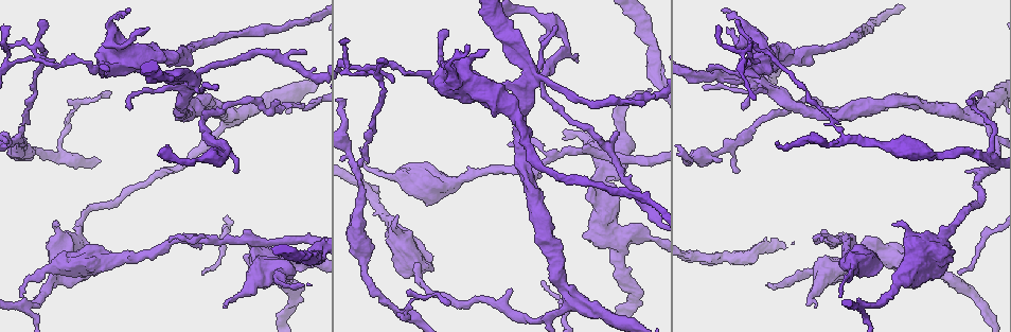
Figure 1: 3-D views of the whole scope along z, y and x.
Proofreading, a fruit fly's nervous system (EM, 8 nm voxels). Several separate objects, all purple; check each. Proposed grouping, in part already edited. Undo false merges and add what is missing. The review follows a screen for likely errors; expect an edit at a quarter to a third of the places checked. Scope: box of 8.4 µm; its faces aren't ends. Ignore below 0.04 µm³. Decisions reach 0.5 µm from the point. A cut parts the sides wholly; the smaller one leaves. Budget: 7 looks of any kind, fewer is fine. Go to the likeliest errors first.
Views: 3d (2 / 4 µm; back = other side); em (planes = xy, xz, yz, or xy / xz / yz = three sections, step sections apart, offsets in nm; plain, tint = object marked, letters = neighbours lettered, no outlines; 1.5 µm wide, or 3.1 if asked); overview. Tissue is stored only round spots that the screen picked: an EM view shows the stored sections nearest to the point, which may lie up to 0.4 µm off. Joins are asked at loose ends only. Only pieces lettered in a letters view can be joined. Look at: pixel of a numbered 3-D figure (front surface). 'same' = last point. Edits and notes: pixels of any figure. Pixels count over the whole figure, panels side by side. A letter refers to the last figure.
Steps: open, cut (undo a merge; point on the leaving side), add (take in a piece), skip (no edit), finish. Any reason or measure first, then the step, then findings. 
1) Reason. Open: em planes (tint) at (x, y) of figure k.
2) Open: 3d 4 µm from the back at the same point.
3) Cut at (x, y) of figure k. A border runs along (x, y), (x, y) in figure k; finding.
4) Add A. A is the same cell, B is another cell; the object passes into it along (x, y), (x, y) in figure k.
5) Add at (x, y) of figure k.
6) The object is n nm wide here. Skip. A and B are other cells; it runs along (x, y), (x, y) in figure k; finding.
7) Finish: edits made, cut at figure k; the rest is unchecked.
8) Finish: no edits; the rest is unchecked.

Narrows sharply. Open: em planes (plain) at (567, 41) of figure 1.

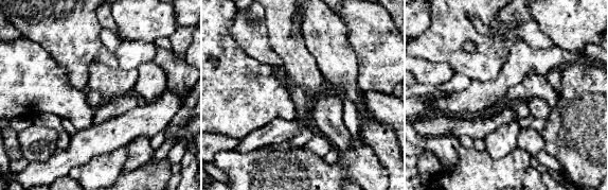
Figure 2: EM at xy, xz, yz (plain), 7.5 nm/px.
What lies round it. Open: em planes (letters) at the same point.

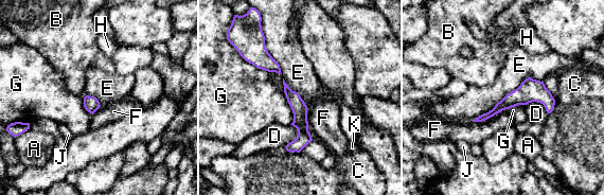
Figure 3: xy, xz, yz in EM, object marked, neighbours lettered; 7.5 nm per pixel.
The longest contact is with E, 600 nm. Skip. A, B, C, D, E, F, G, H, J and K are other cells; one neuron here.

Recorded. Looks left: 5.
Thin end. Open: em xz step 8 (tint) at (647, 90) of figure 1.

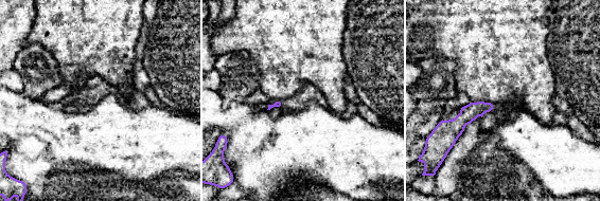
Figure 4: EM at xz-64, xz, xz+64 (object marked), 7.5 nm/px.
Cut it another way. Open: em planes (letters) at the same point.

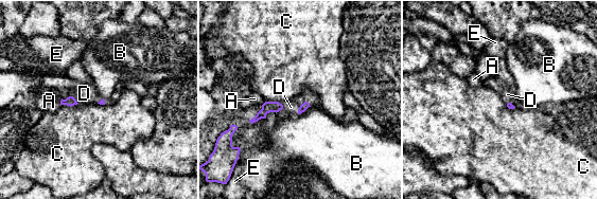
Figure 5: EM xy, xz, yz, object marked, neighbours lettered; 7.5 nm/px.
Add D. D is the same cell, A, B, C and E are other cells; the object passes into it along (305, 105), (299, 107), (291, 107) in figure 5; it goes on there.

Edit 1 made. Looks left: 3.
Sharp bend. Open: em planes (letters) at (194, 80) of figure 1.

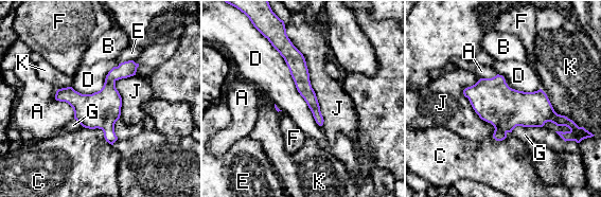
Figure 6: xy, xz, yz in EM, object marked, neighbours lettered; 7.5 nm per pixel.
The longest contact is with D, 800 nm. Skip. A, B, C, D, E, F, G, J and K are other cells; it runs along (283, 43), (296, 61), (320, 122) in figure 6; one neuron here.

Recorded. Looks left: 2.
Finish: edits made, add at figure 5; the rest is unchecked.

